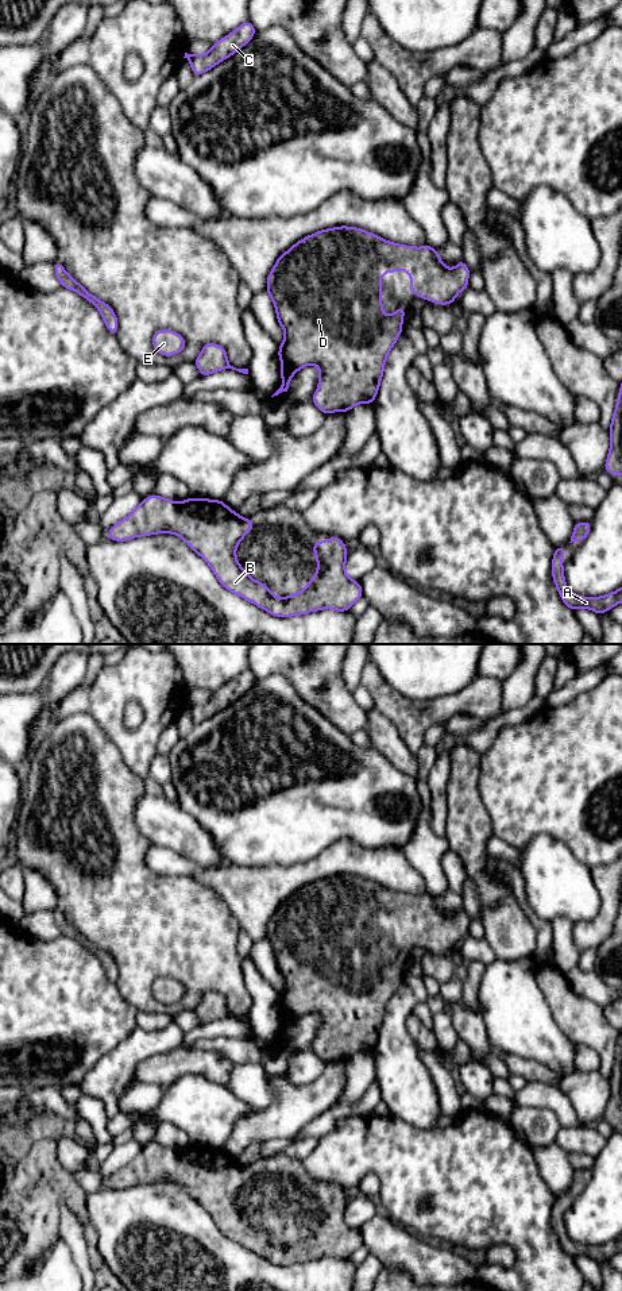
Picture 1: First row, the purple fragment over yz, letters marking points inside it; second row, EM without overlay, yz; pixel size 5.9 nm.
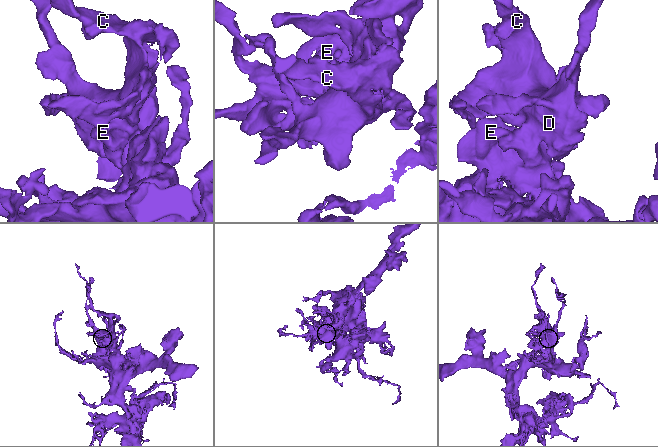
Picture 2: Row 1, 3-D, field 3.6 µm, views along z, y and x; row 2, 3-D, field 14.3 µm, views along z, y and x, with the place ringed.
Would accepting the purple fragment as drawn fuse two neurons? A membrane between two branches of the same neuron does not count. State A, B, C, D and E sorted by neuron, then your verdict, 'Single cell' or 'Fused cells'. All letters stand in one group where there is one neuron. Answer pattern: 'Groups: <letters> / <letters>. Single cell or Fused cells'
Groups: A B C D E. Single cell

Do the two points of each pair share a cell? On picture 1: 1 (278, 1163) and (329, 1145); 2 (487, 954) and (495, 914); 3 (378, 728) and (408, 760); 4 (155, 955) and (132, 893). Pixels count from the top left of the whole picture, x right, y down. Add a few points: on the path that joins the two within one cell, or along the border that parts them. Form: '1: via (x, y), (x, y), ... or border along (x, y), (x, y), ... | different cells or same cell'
1: border along (301, 1160), (305, 1171), (315, 1180), (325, 1182) | different cells
2: border along (485, 937), (497, 958) | different cells
3: via (383, 736), (400, 752) | same cell
4: via (155, 940), (155, 932), (132, 908) | same cell

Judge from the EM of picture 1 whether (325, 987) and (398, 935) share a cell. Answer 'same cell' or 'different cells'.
same cell

